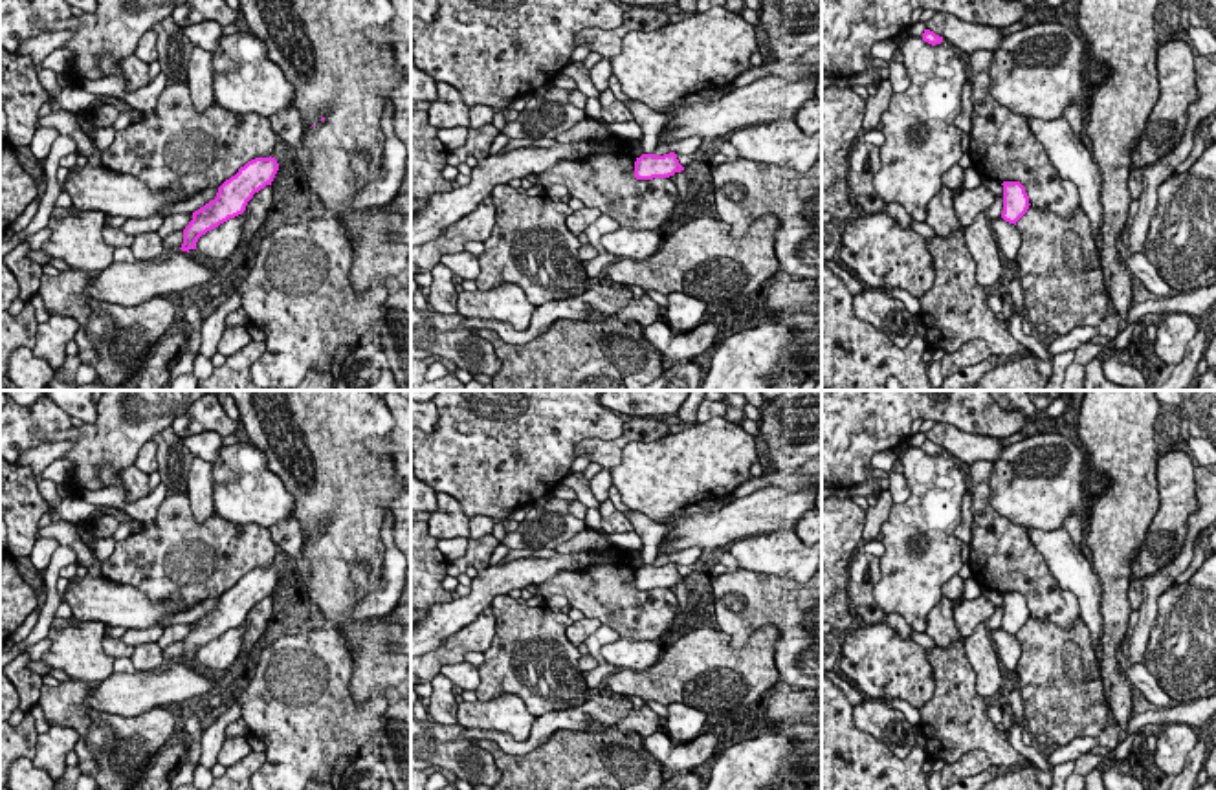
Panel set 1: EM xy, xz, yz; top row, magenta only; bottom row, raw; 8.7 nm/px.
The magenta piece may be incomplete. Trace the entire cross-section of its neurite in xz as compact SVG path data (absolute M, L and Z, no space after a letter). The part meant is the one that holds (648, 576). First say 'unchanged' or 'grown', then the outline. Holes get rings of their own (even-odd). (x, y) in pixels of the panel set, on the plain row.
grown | M592 530L576 533L556 546L556 552L563 555L605 554L611 559L600 566L563 570L556 574L552 579L537 585L539 598L545 599L552 594L565 596L572 609L578 609L585 618L598 618L603 625L616 631L620 638L657 642L671 627L679 605L671 587L684 581L675 563L664 566L642 565L635 570L627 565L629 552L622 552L616 544Z

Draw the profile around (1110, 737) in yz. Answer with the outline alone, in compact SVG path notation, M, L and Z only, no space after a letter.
M1117 722L1108 724L1099 737L1078 737L1066 746L1053 748L1047 764L1053 768L1066 761L1075 761L1078 755L1089 752L1095 746L1115 750L1121 742L1121 728Z

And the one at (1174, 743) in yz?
M1174 722L1157 733L1154 752L1155 764L1165 775L1181 774L1188 753L1198 744L1198 737L1188 724Z

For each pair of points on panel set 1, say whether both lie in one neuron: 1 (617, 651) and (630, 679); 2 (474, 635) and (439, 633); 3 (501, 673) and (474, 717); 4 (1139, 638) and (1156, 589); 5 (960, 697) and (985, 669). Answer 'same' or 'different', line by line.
1: different
2: different
3: different
4: same
5: different

